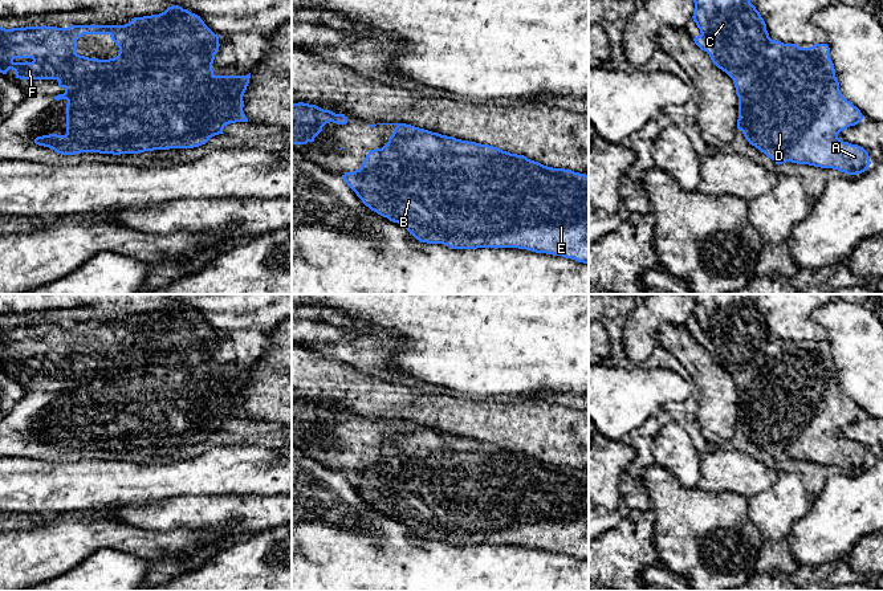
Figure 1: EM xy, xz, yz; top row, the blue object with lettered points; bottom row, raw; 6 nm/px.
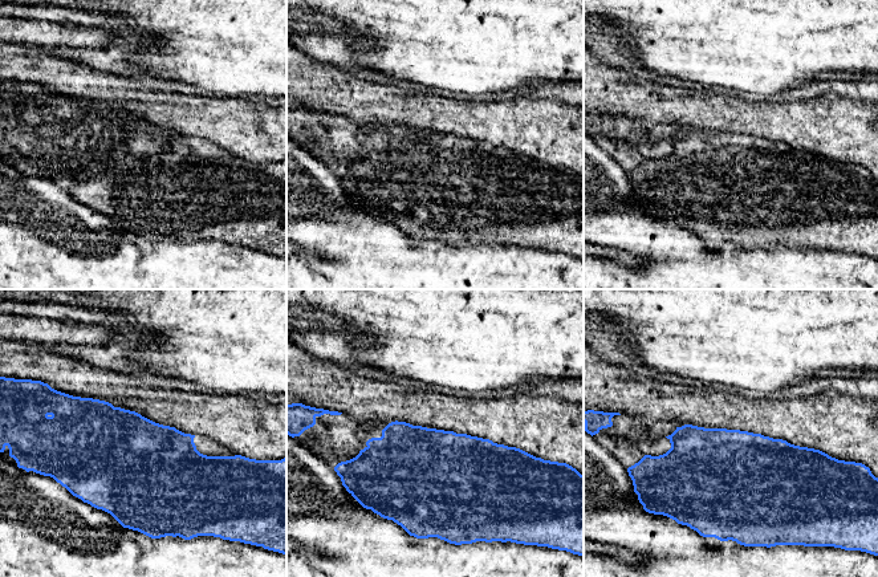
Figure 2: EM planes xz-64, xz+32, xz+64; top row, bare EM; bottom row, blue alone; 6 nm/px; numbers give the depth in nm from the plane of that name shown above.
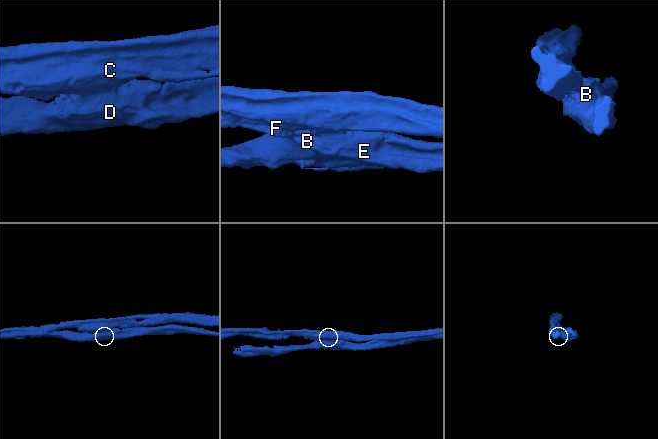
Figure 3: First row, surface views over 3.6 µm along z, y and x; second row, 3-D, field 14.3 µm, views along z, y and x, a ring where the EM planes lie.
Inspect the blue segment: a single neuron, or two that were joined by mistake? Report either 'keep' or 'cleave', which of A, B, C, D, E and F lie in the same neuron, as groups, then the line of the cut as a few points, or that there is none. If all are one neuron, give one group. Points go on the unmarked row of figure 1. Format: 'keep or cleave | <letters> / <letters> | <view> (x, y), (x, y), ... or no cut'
cleave | A B D E / C F | xy (214, 351), (186, 371), (183, 398), (155, 379), (64, 390)

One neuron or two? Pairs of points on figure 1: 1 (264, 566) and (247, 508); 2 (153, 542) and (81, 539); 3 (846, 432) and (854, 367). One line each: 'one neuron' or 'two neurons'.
1: two neurons
2: one neuron
3: two neurons

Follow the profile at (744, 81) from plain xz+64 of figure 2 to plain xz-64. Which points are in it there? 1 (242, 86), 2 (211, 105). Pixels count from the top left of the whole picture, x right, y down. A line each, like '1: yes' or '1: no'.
1: yes
2: no

